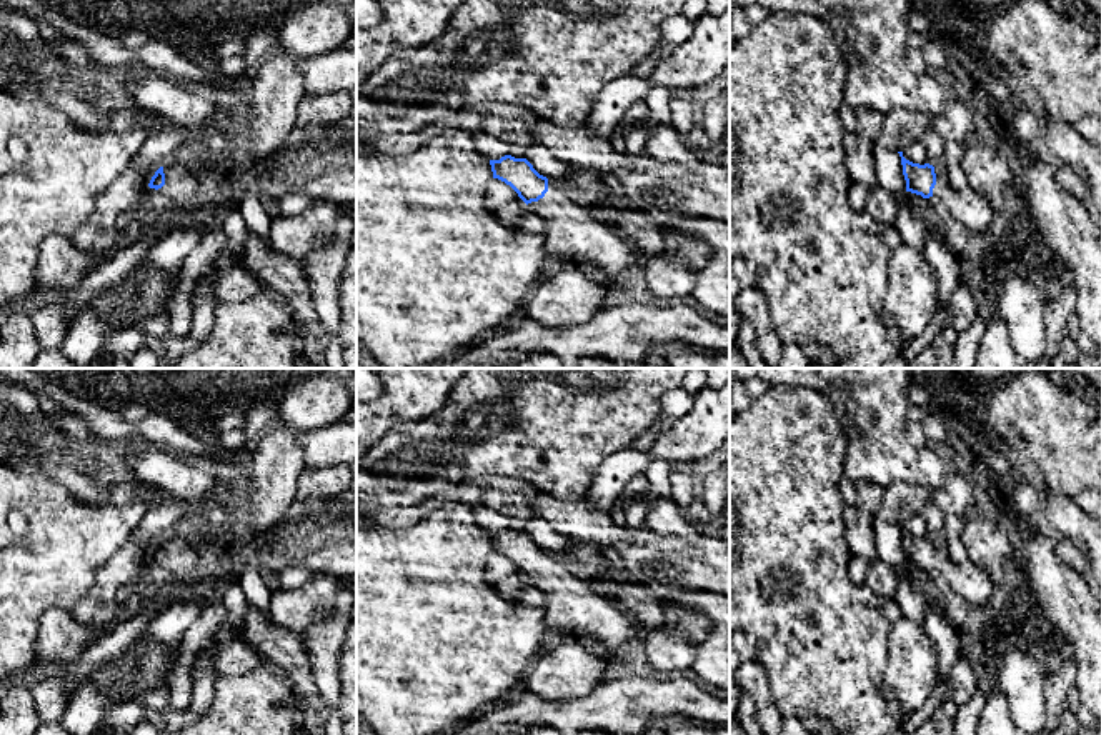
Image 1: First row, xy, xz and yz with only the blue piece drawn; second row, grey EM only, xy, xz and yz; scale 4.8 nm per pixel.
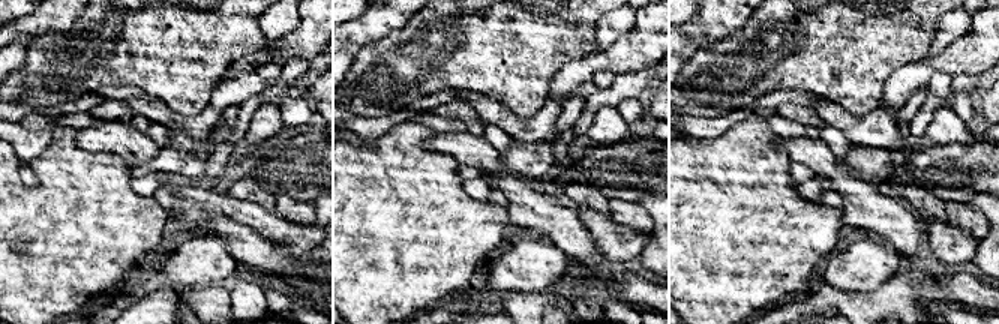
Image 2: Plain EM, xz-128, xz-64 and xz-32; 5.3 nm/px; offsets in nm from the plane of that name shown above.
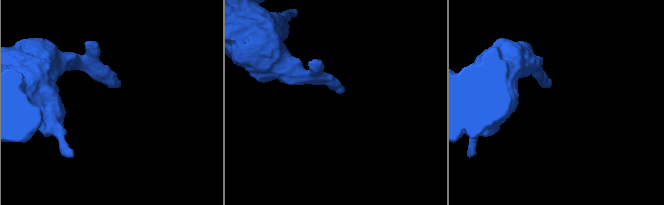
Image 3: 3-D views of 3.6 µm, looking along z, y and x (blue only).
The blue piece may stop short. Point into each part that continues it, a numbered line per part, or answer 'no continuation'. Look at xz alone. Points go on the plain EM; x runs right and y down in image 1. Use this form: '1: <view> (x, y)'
1: xz (570, 605)

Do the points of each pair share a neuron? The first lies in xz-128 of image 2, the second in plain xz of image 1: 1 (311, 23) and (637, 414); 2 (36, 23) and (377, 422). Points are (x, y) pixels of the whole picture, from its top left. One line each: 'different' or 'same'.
1: different
2: same

